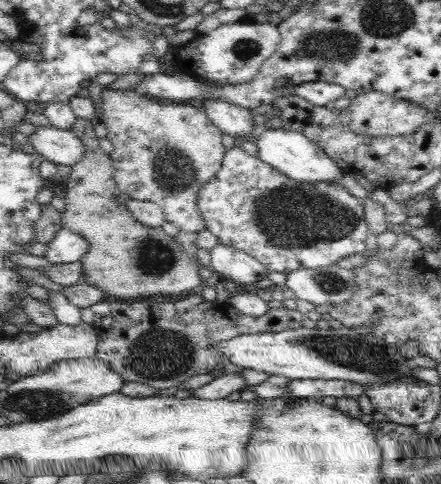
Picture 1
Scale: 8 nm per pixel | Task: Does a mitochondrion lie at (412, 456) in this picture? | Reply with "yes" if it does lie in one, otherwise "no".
yes

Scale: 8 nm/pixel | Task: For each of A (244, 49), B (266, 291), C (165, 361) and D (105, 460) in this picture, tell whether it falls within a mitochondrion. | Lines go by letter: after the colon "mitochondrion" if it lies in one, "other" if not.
A: mitochondrion
B: other
C: mitochondrion
D: other

